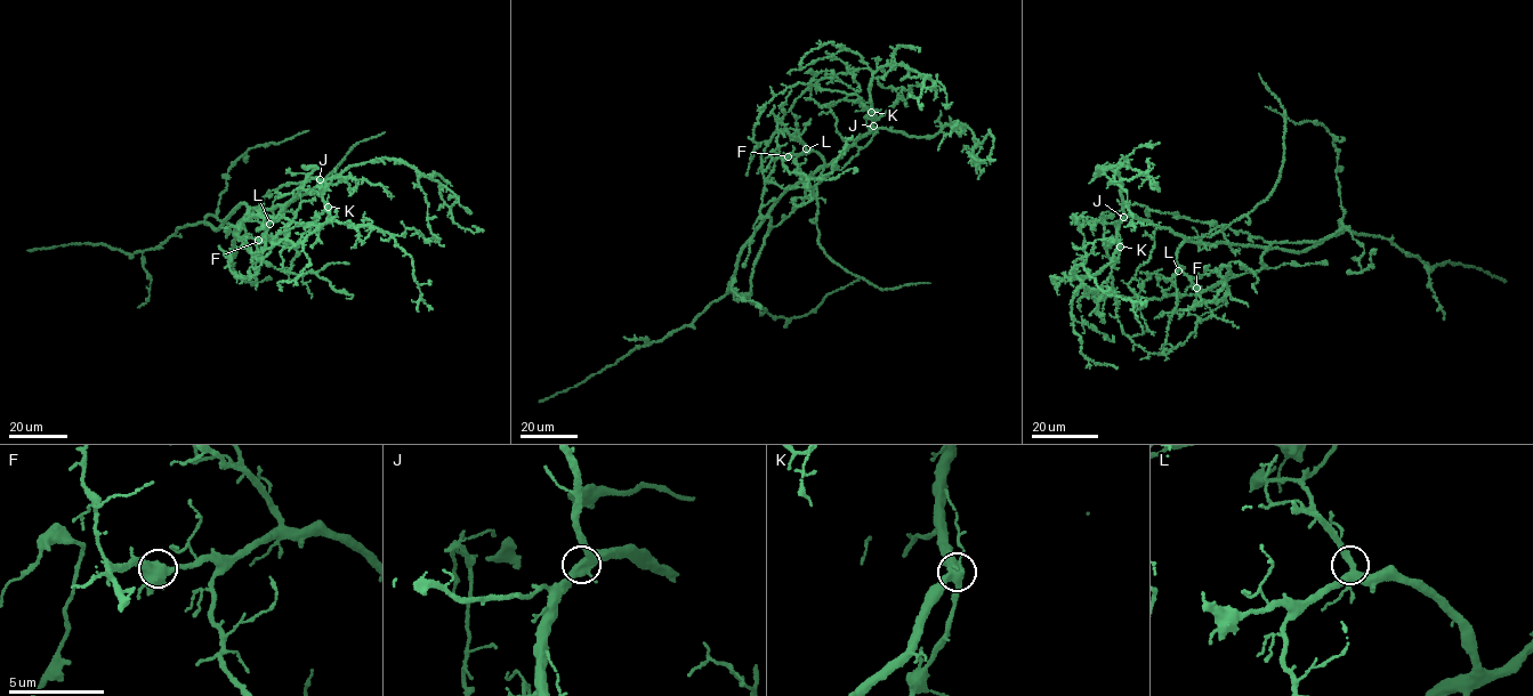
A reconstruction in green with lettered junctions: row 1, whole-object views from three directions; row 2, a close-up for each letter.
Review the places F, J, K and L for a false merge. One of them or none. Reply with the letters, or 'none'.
none

